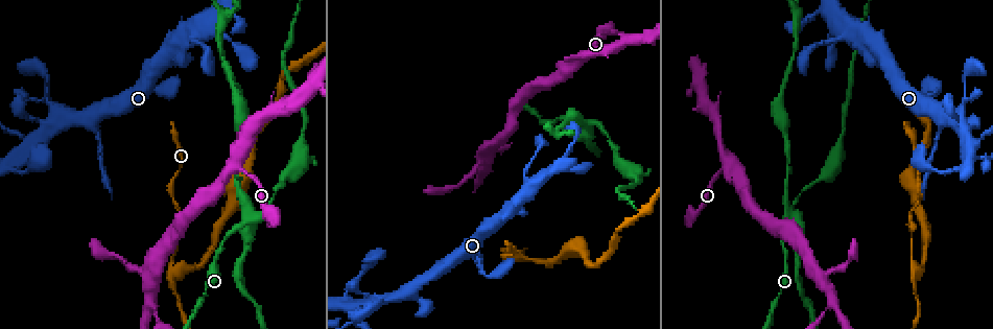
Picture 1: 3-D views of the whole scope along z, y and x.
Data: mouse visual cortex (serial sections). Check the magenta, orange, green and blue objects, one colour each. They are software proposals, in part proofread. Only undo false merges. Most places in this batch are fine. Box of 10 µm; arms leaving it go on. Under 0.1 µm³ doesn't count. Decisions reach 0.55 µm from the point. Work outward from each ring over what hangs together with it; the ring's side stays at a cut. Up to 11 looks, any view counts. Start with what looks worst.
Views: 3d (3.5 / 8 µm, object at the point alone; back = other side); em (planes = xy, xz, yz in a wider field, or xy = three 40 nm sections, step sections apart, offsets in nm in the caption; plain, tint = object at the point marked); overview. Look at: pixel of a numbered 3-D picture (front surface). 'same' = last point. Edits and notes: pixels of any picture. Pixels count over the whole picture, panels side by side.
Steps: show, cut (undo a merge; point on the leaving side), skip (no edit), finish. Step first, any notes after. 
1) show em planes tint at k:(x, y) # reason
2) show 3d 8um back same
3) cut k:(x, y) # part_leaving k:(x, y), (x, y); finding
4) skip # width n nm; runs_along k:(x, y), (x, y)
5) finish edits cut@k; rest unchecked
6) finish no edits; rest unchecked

show 3d 3.5um at 1:(252, 220) # abrupt turn

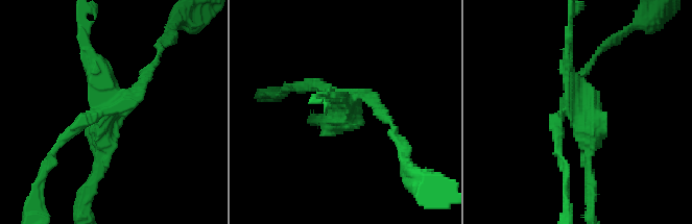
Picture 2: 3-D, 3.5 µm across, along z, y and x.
cut 2:(97, 159) # arm_widths 150, 150, 200, 250 nm; a second cell is stuck on

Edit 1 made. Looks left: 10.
show overview # redraw

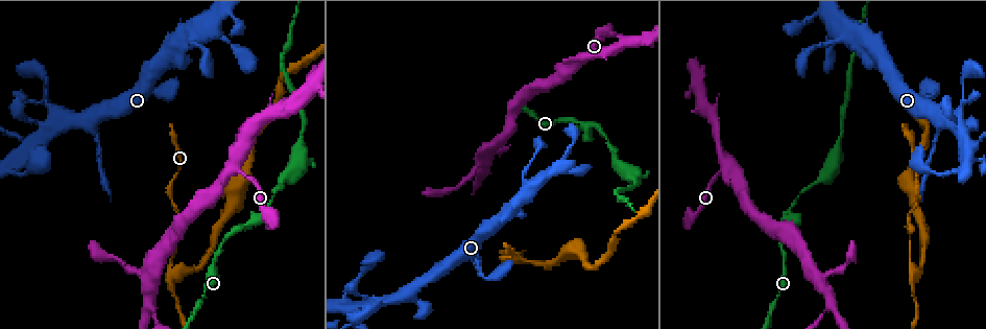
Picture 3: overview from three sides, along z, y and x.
show 3d 3.5um at 3:(911, 264) # thin neck

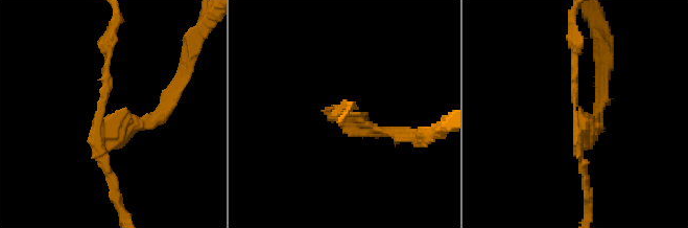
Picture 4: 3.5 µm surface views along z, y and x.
show em xy step 1 tint at 4:(102, 115)

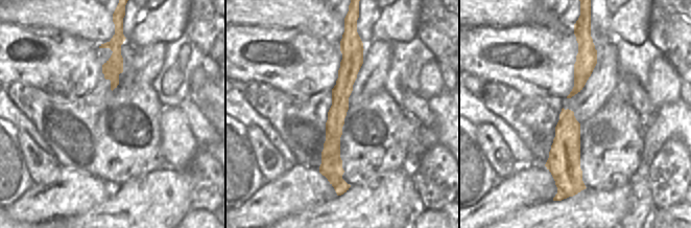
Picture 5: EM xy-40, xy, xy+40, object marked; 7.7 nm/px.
show em planes tint same # cut it another way

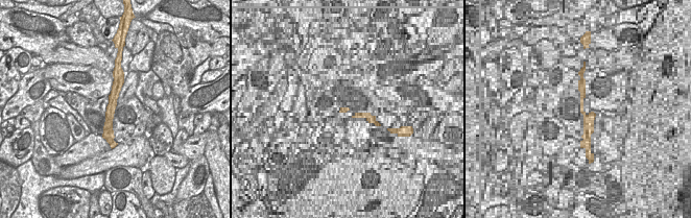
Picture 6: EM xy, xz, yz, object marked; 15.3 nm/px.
cut 4:(373, 127) # width 140 nm; part_leaving 4:(346, 119), (413, 140); a second cell is stuck on

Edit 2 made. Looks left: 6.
show 3d 3.5um at 3:(28, 147) # abrupt turn

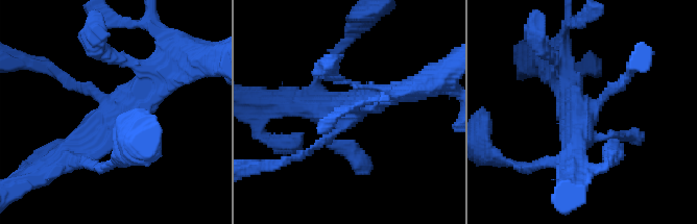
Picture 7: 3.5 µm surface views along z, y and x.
skip # arm_widths 150, 150, 300, 350 nm; one cell here

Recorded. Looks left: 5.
show 3d 8um at 3:(300, 145) # sudden change in width

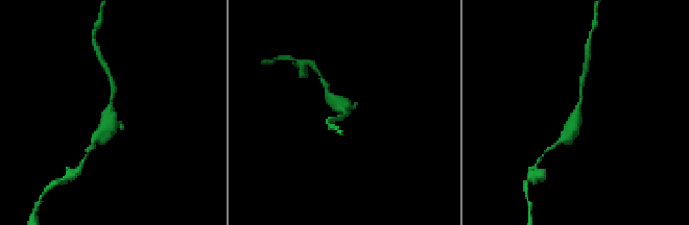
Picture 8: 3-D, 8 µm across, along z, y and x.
show em xy step 1 tint same

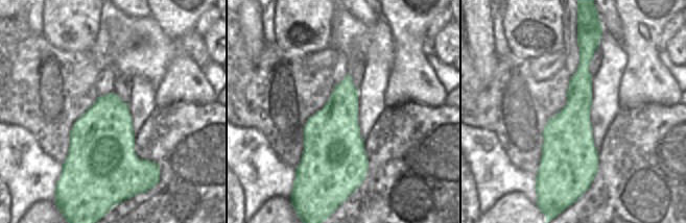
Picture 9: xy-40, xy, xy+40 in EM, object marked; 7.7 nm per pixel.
skip # width 440 nm; runs_along 9:(584, 45), (571, 124), (571, 182); all the same cell

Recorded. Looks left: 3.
finish edits cut@2, cut@4; rest unchecked

